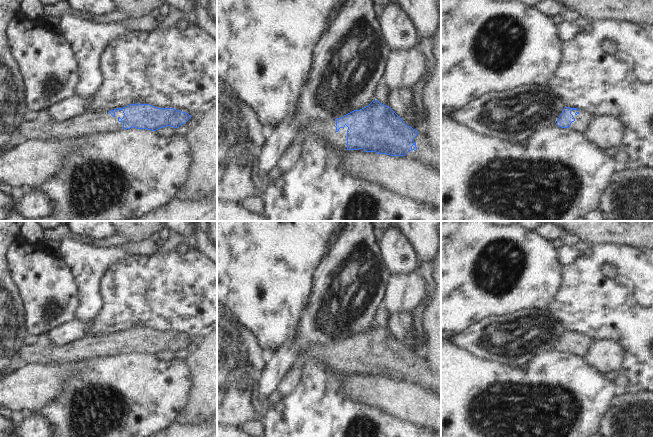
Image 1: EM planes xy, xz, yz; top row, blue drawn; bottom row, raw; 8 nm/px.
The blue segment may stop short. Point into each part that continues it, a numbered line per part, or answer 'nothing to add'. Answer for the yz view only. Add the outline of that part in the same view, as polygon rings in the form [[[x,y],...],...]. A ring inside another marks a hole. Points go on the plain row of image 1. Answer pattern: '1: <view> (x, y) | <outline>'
1: yz (582, 345) | [[[572,334],[571,338],[575,342],[575,345],[571,347],[569,352],[583,358],[585,358],[590,347],[597,340],[585,334]]]

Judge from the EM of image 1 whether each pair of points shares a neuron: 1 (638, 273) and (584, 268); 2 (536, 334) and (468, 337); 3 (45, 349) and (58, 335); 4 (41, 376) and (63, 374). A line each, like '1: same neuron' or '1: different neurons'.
1: same neuron
2: same neuron
3: different neurons
4: same neuron

